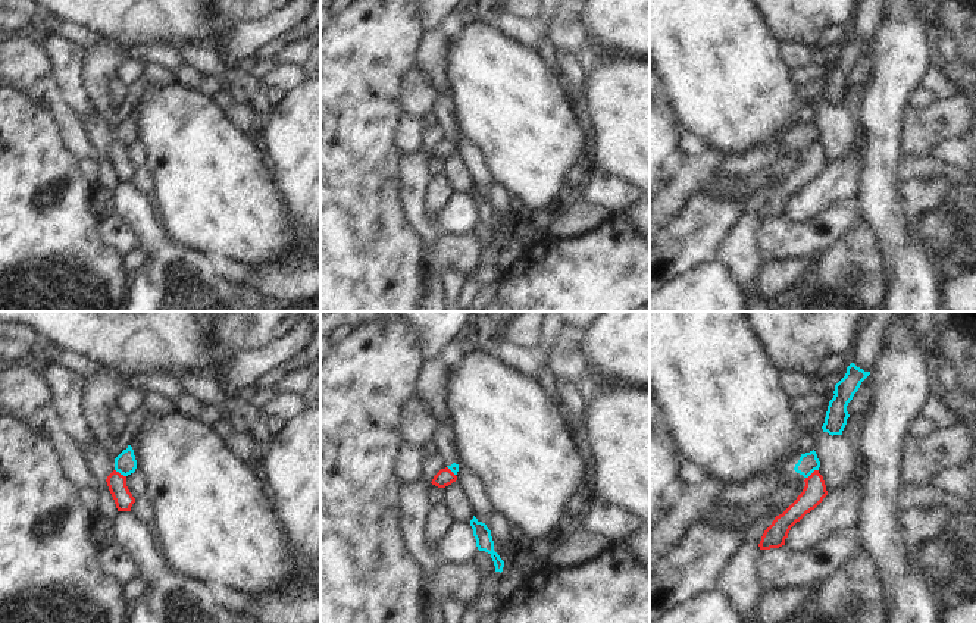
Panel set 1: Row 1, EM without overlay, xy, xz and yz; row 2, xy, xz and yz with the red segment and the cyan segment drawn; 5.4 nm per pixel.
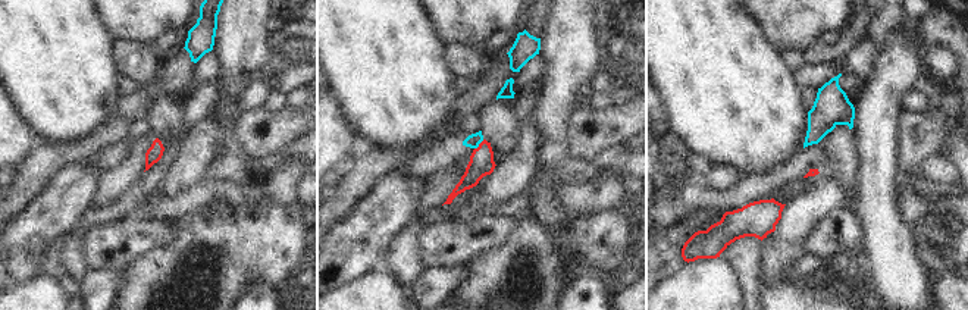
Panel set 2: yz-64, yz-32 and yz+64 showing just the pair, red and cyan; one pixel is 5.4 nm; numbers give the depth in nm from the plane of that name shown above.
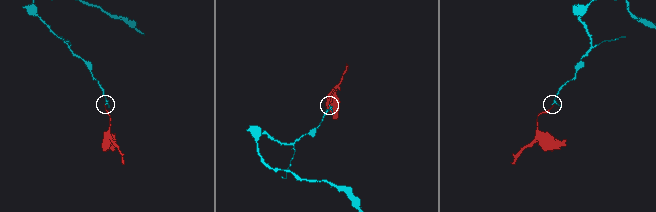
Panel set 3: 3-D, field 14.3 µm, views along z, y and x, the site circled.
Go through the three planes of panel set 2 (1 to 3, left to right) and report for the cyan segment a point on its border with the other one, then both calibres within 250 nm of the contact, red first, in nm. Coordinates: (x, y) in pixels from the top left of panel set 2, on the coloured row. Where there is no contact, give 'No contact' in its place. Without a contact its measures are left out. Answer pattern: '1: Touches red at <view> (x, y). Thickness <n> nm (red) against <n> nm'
1: No contact
2: Touches red at yz-32 (479, 144). Thickness 130 nm (red) against 70 nm
3: No contact.

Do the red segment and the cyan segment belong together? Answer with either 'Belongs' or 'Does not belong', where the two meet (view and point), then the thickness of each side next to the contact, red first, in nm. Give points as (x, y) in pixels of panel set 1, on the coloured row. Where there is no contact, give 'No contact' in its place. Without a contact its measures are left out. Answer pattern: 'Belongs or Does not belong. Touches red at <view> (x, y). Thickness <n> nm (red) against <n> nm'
Does not belong. Touches red at yz (813, 472). Thickness 120 nm (red) against 110 nm.

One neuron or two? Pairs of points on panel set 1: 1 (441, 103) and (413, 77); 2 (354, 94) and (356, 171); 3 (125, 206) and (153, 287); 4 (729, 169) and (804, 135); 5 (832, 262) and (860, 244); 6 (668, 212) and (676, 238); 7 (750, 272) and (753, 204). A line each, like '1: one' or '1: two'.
1: two
2: one
3: one
4: one
5: one
6: two
7: one

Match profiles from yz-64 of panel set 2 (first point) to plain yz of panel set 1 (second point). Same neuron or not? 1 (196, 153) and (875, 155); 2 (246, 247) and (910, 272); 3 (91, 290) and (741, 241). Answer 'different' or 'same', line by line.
1: different
2: different
3: different

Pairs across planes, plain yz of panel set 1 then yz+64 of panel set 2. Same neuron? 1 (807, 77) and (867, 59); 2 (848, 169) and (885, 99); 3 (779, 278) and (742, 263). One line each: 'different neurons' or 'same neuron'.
1: same neuron
2: different neurons
3: different neurons

